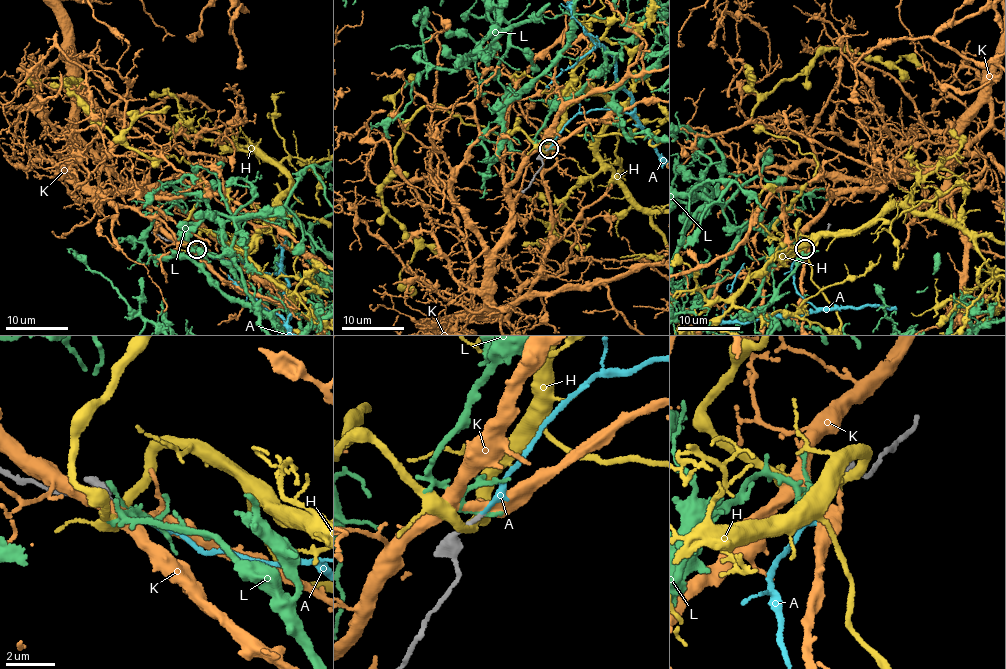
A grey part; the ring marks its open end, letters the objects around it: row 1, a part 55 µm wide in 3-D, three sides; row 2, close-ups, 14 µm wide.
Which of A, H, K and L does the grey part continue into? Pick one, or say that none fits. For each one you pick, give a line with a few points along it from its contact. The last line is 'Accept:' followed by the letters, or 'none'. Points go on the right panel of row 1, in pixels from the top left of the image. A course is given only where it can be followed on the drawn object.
A: Its course: (805, 249), (792, 270), (798, 291), (815, 312), (701, 327)
Accept: A

